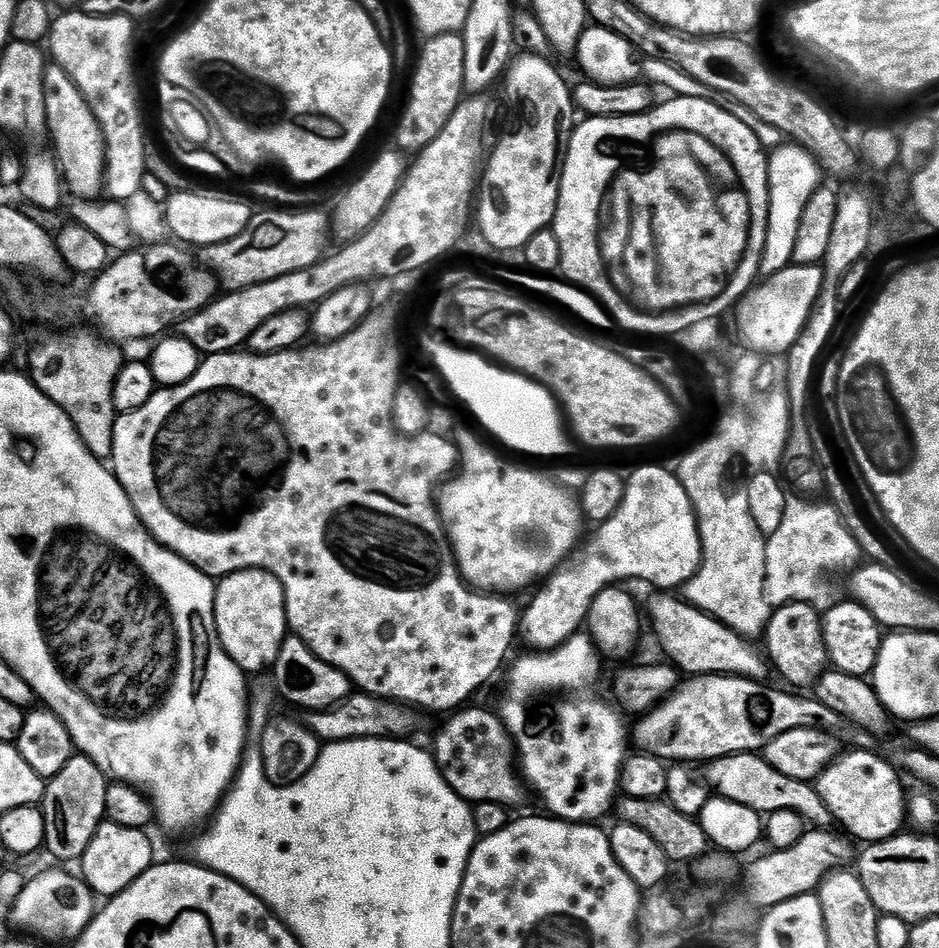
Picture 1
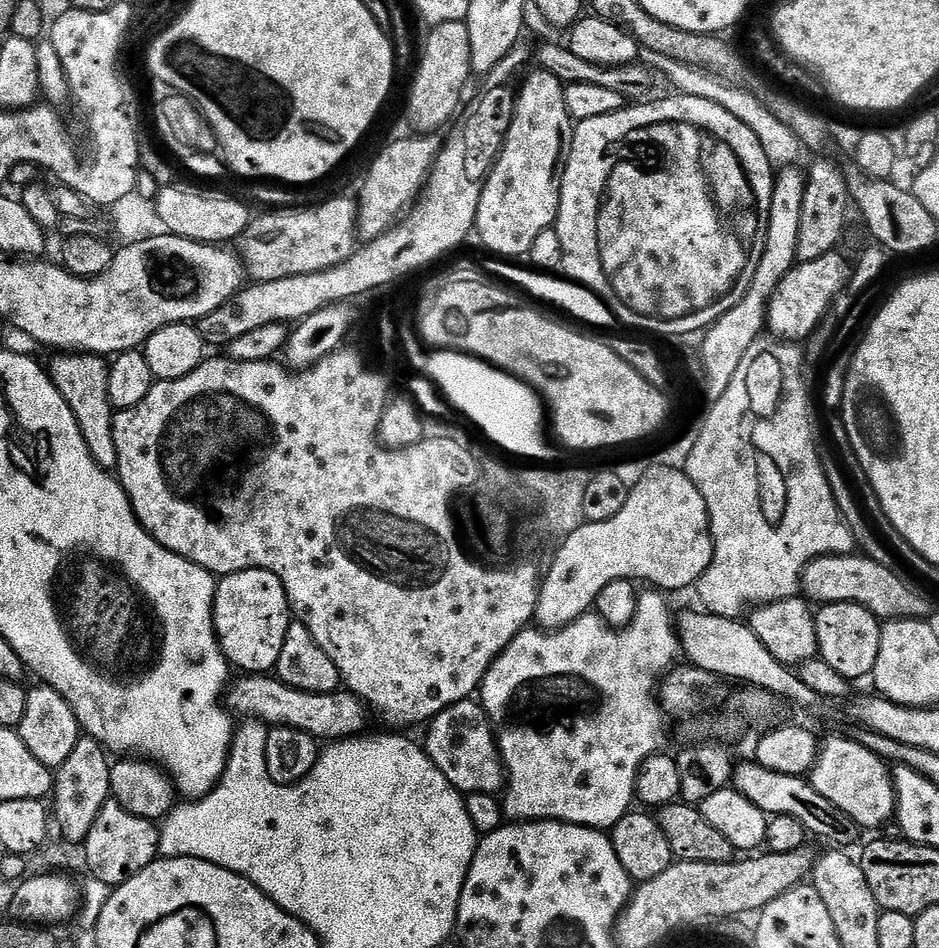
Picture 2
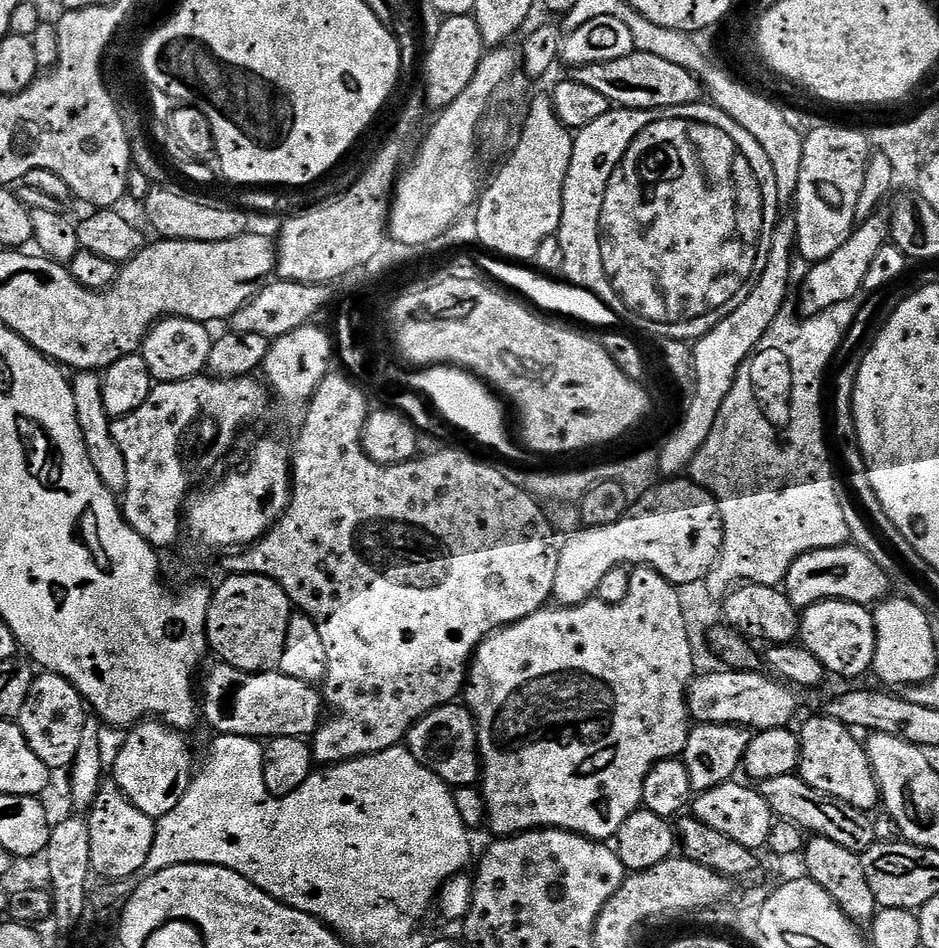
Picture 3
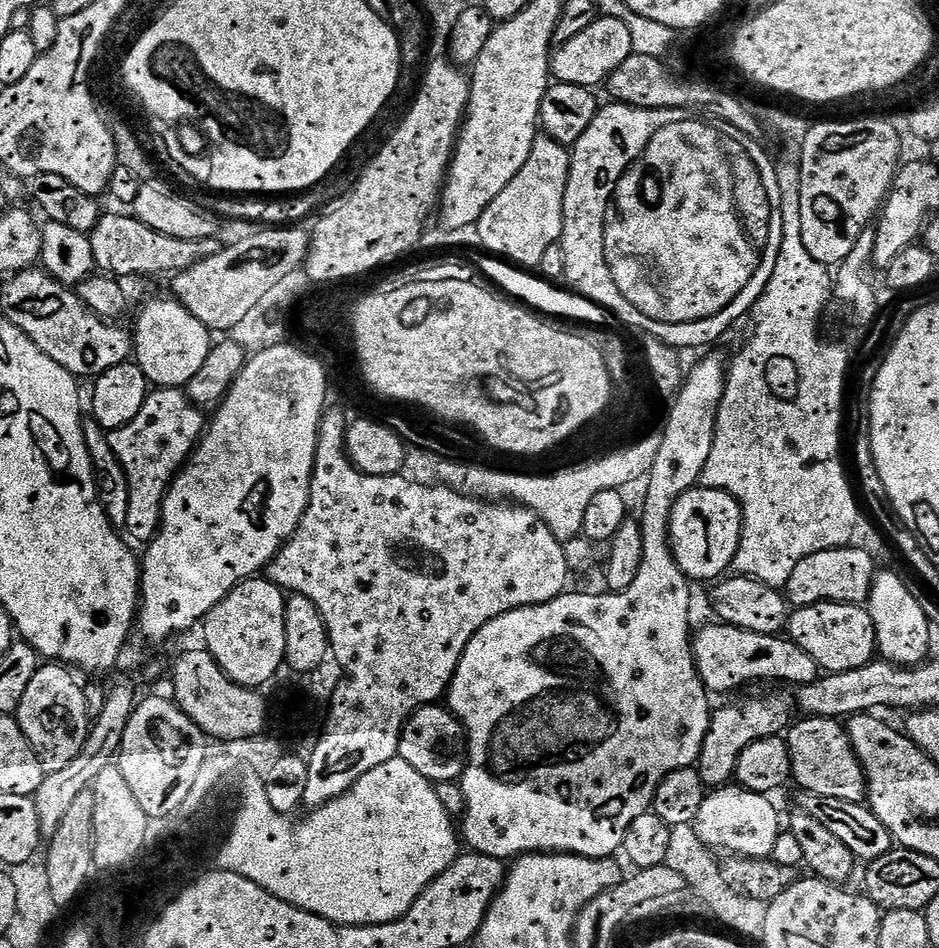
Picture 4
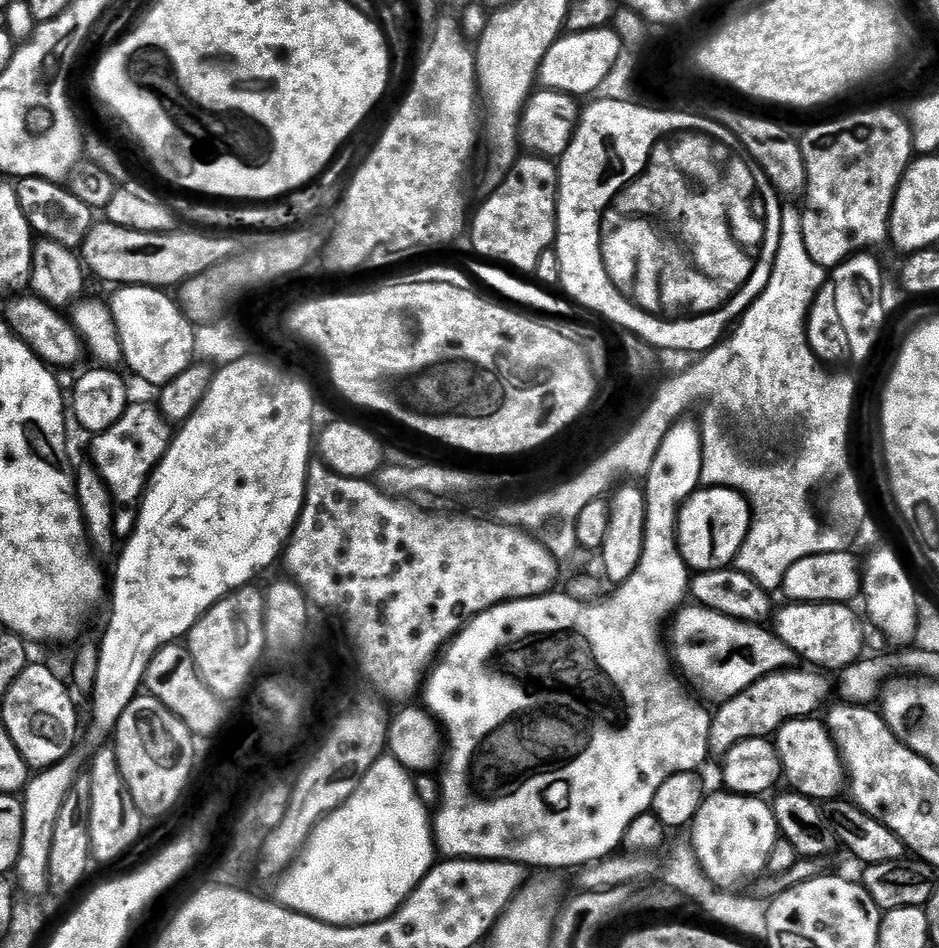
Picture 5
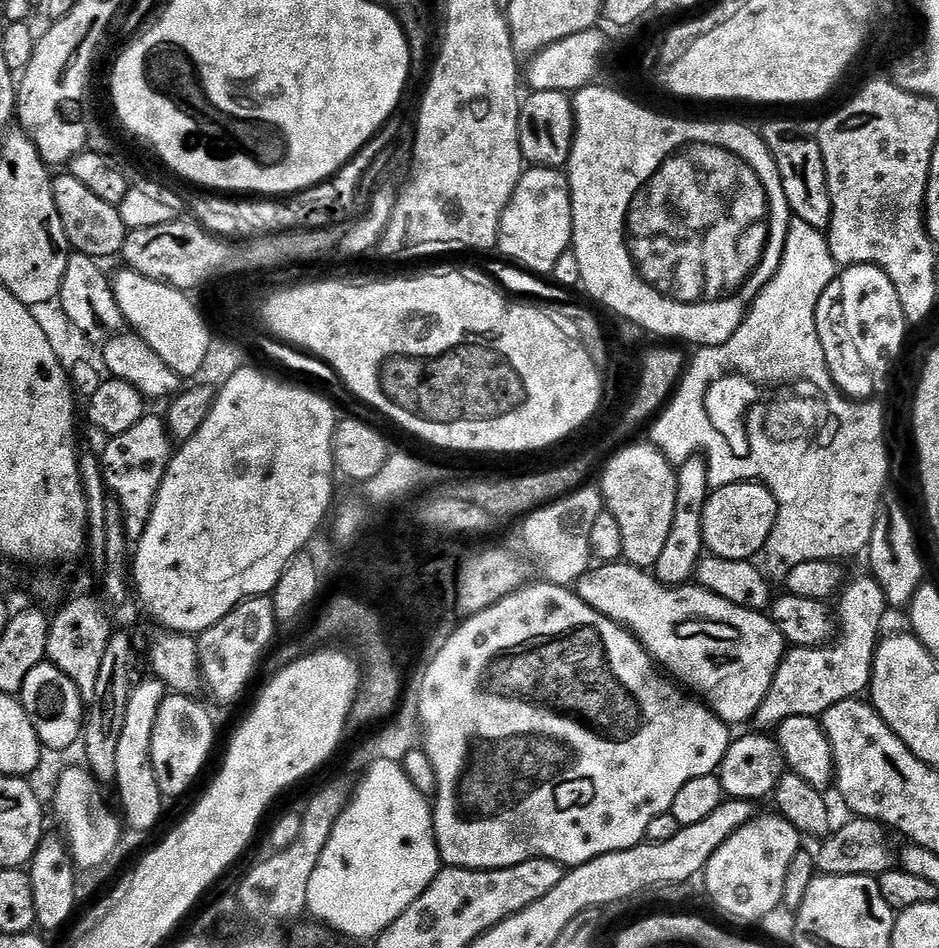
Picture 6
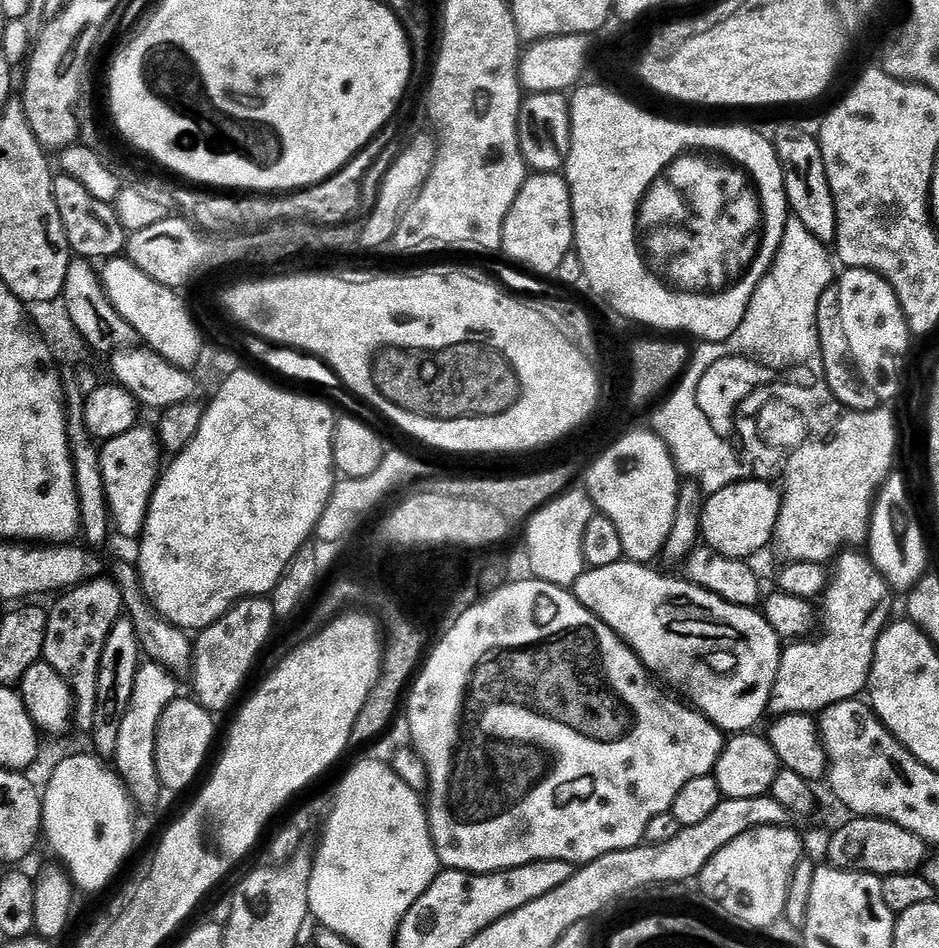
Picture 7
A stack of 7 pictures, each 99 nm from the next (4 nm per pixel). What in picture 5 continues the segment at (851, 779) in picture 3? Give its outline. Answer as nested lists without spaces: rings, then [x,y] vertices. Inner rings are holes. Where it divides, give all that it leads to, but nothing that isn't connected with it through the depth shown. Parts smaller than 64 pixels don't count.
[[[820,718],[803,720],[788,719],[774,733],[776,752],[780,756],[783,779],[793,792],[801,792],[806,798],[817,802],[832,800],[846,788],[846,769],[840,749],[832,741],[828,725]]]

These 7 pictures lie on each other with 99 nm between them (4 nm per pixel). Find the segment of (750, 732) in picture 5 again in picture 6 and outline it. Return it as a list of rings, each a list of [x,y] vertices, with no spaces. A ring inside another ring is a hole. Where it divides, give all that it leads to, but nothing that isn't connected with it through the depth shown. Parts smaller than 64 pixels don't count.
[[[874,578],[868,580],[856,580],[852,585],[839,593],[838,601],[844,607],[844,617],[839,617],[838,624],[844,627],[844,641],[841,644],[825,646],[822,648],[798,648],[793,647],[780,662],[780,669],[776,672],[774,682],[762,702],[762,706],[756,712],[754,724],[760,730],[775,730],[785,718],[798,718],[799,716],[823,717],[826,710],[830,710],[838,702],[851,700],[861,695],[860,691],[869,687],[872,678],[872,658],[876,654],[878,641],[881,639],[880,623],[884,620],[884,608],[886,601],[884,591]]]

